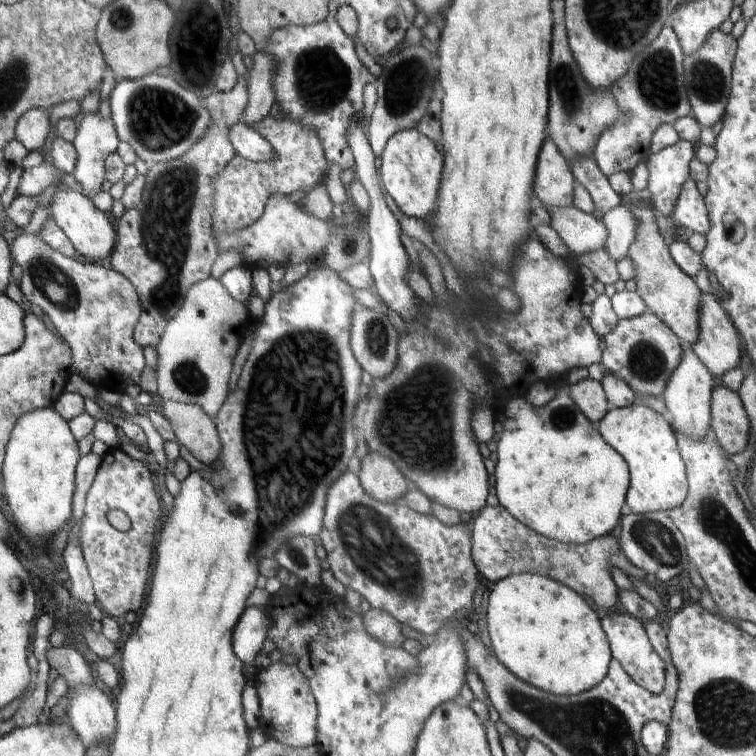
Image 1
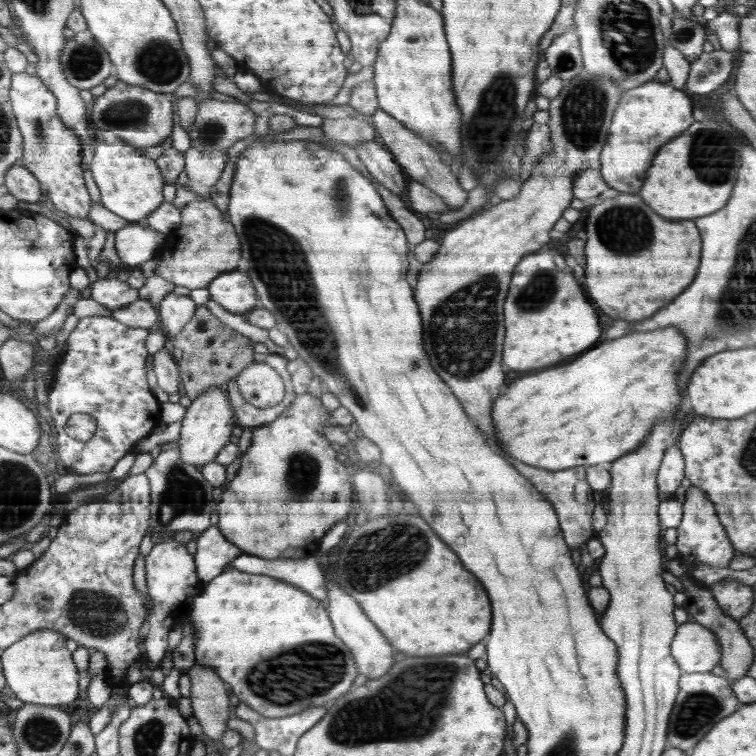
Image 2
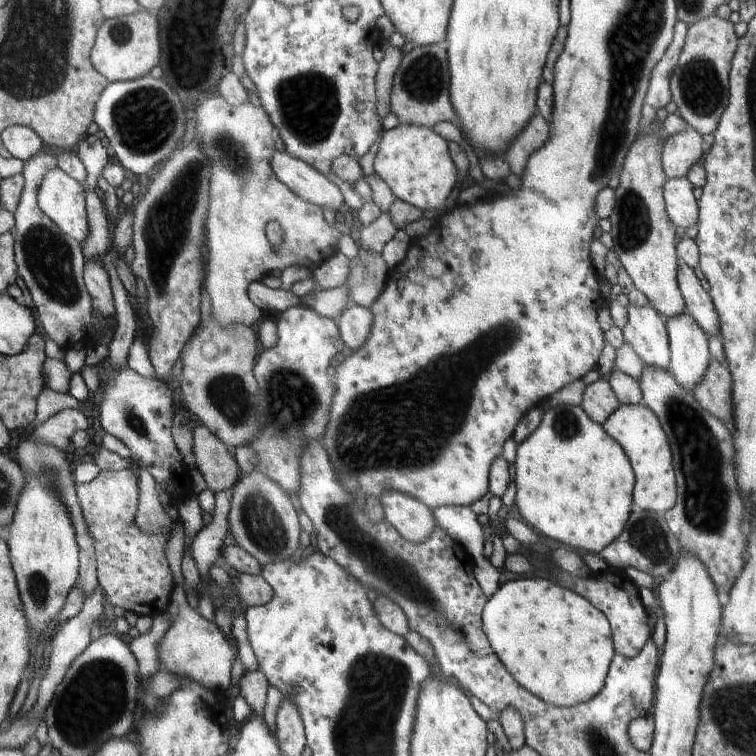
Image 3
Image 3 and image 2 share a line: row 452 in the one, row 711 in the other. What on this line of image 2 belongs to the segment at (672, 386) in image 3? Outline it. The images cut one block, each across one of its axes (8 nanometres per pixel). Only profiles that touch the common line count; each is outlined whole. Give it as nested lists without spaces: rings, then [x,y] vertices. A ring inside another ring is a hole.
[[[694,673],[682,675],[682,694],[678,694],[678,706],[674,706],[674,718],[670,721],[670,748],[683,750],[688,755],[694,750],[696,742],[718,724],[722,718],[736,712],[738,702],[732,694],[731,684],[726,677],[714,676],[713,673]]]

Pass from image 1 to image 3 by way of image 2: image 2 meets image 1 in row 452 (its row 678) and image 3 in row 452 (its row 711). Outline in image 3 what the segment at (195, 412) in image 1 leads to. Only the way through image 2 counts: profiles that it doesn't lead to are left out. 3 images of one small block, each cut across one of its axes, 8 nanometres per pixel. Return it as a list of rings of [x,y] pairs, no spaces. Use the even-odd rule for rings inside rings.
[[[204,425],[194,428],[192,434],[195,465],[202,473],[207,488],[214,494],[230,490],[238,476],[234,456],[230,456],[226,445]]]

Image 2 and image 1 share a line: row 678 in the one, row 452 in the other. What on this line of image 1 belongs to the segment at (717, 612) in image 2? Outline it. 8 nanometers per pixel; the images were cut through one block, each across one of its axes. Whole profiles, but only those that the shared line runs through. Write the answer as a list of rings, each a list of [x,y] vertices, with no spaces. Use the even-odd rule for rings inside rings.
[[[720,383],[713,392],[714,438],[731,455],[741,453],[749,444],[751,426],[741,395]]]

